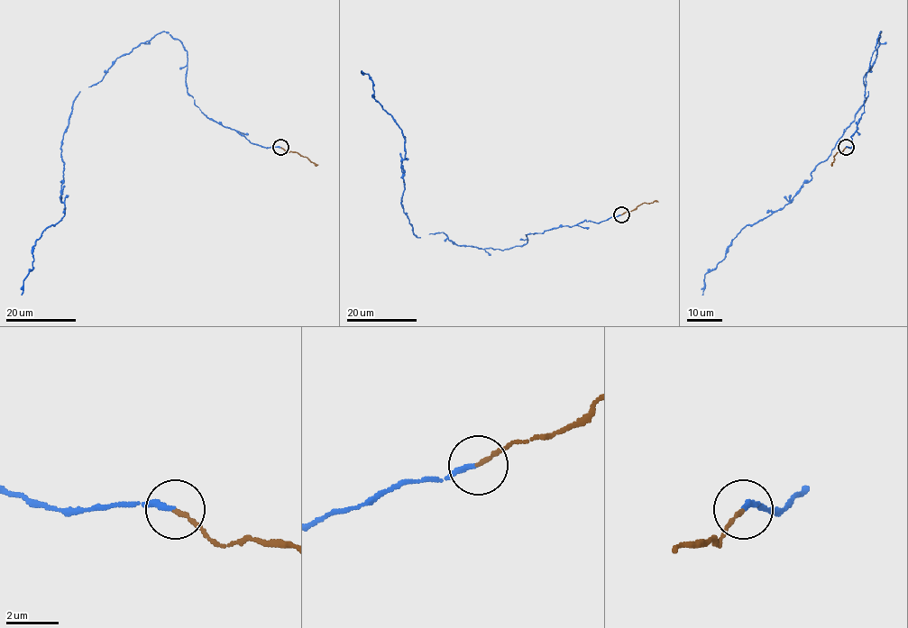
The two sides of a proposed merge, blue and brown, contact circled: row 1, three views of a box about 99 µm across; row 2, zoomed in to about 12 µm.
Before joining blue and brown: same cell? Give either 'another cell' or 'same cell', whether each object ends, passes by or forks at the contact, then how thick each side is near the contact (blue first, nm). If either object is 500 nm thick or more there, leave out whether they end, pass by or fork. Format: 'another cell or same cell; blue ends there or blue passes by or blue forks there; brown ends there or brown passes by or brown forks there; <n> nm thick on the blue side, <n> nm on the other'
same cell; blue ends there; brown ends there; 200 nm thick on the blue side, 150 nm on the other

